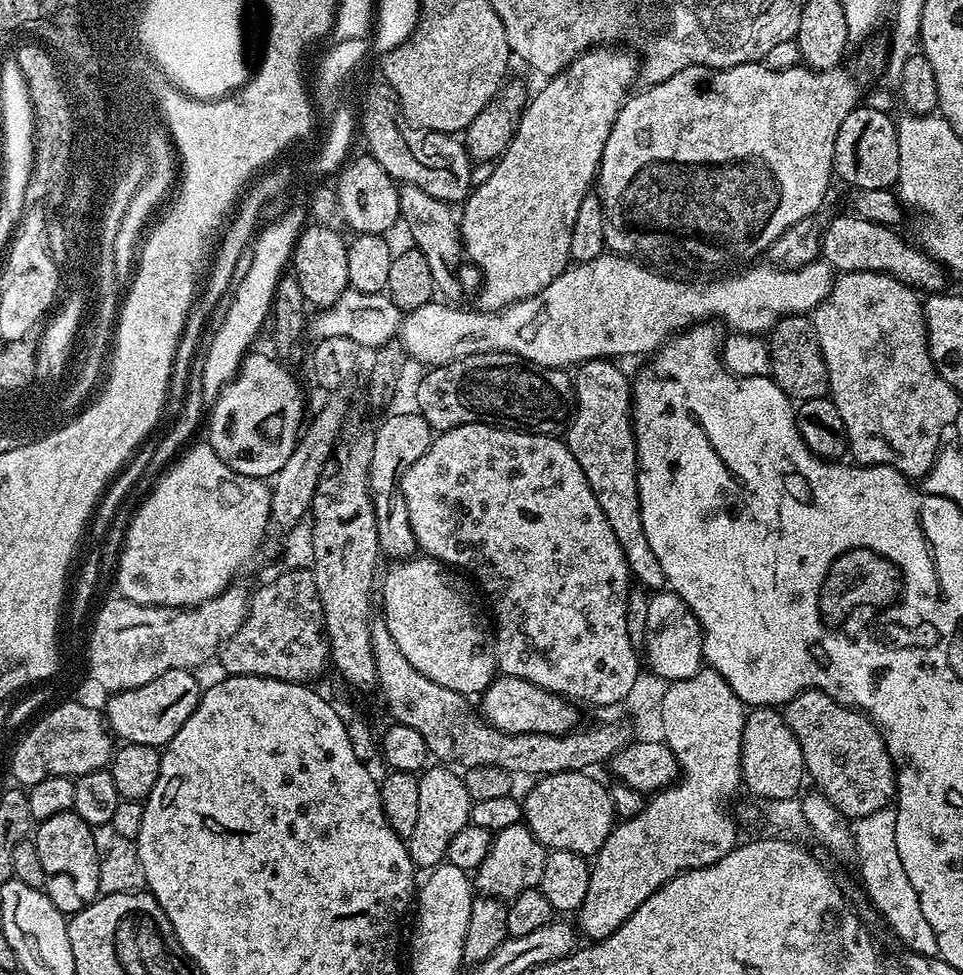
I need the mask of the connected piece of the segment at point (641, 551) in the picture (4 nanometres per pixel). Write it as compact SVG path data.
M608 358L587 360L574 372L576 385L576 406L571 421L566 429L568 449L578 458L602 514L618 538L624 557L628 563L629 573L636 576L641 585L648 590L660 590L666 581L662 566L654 550L650 550L650 541L646 530L642 528L642 510L638 498L638 454L636 453L636 435L632 429L632 384L624 377L619 363Z

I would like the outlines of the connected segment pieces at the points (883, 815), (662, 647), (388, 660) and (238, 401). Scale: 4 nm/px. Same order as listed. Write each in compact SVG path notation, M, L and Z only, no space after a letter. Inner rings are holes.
M889 806L882 810L874 810L874 814L866 814L862 818L852 820L850 827L854 846L856 847L855 863L860 863L860 876L864 879L863 889L869 901L876 903L878 911L884 915L886 923L905 944L908 952L917 952L919 956L939 957L938 942L930 922L926 922L926 914L922 914L922 902L918 902L918 890L910 883L906 869L902 866L902 858L898 855L896 833L896 809Z
M671 590L653 593L647 604L647 638L644 657L647 669L658 677L671 682L685 680L702 671L704 664L704 632L698 618L682 598Z
M376 618L372 621L372 653L376 663L376 679L378 681L378 692L384 695L384 700L388 703L388 712L392 715L391 719L402 726L410 726L413 730L418 730L422 738L426 738L426 746L437 761L452 762L448 760L457 760L461 764L461 769L467 770L474 766L494 766L502 768L509 774L521 772L524 776L539 778L548 776L552 772L583 772L592 770L595 764L611 761L612 755L618 750L622 750L630 743L630 728L627 723L624 724L592 724L589 728L581 727L579 730L573 730L555 736L554 734L506 734L502 730L493 728L479 711L474 710L468 705L469 697L462 692L446 690L438 682L430 682L394 646L394 638L390 638L390 630L386 630L383 619Z
M249 351L231 382L221 390L220 396L211 404L212 417L208 420L206 442L212 447L214 454L218 454L218 458L222 458L222 462L226 462L226 466L230 466L238 474L272 478L278 470L282 470L282 466L286 466L286 458L290 458L302 431L302 421L305 419L304 392L300 389L299 382L292 377L291 367L285 366L267 351L266 353L256 351Z

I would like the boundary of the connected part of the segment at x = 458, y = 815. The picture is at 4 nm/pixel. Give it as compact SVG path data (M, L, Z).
M428 766L418 776L418 819L414 825L414 834L406 837L408 853L412 863L420 870L431 870L448 855L448 847L454 834L470 822L473 801L464 785L463 775L459 771L451 772L451 767Z

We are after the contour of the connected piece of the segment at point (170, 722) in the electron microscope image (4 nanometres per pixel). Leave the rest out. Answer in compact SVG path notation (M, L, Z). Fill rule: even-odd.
M171 668L146 682L146 686L115 693L106 707L106 723L113 737L125 744L167 746L200 701L202 684L192 676L195 675L187 668Z

